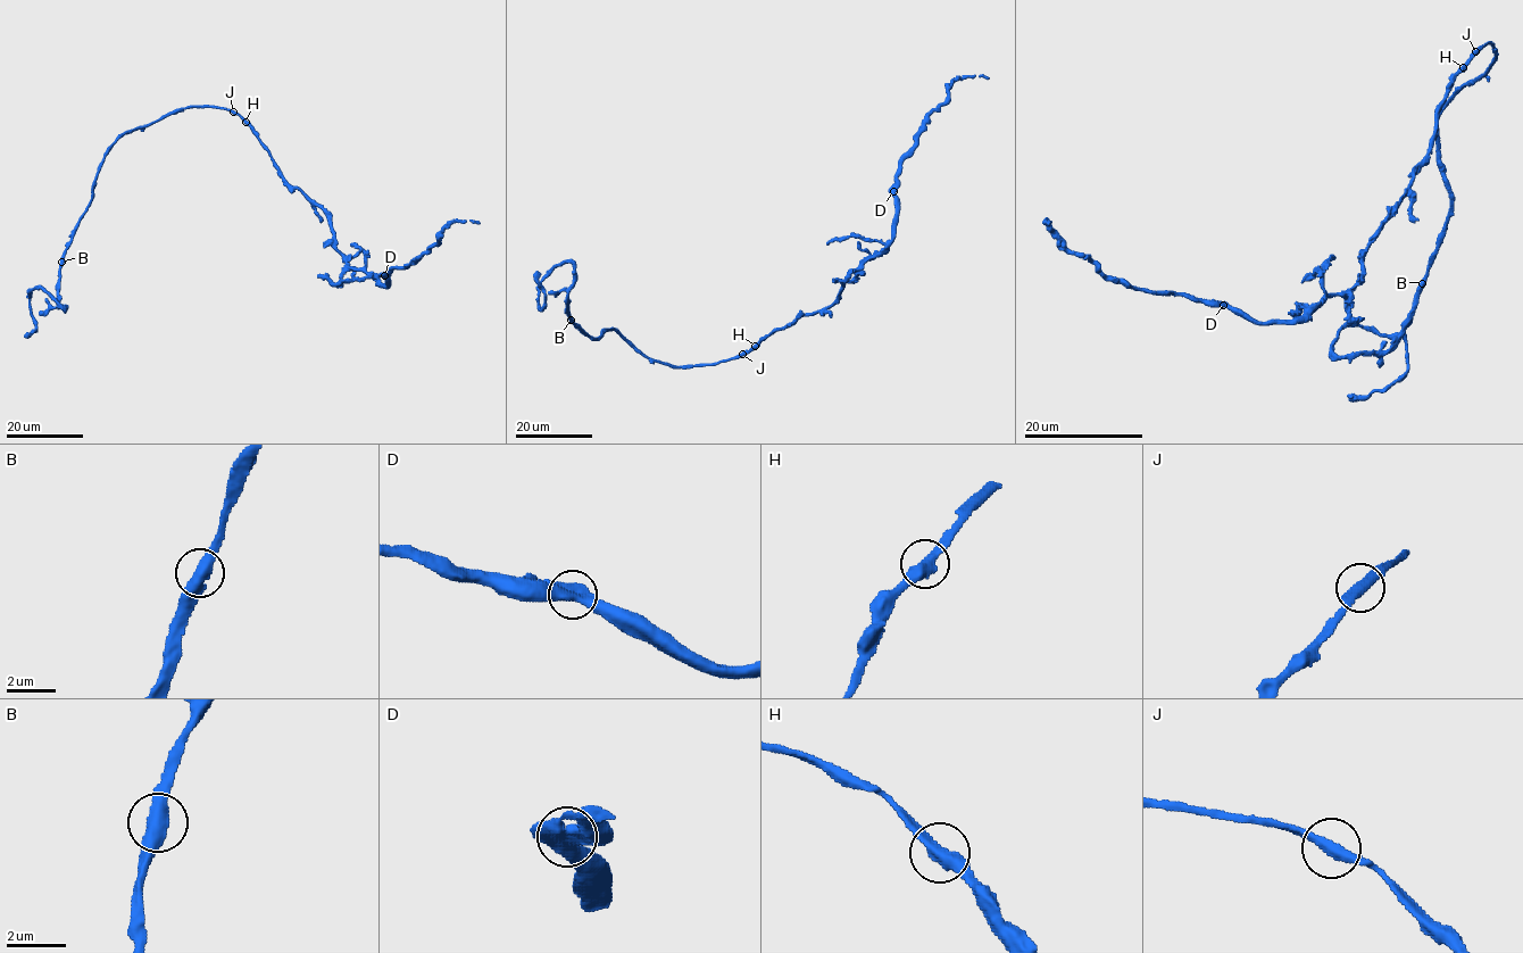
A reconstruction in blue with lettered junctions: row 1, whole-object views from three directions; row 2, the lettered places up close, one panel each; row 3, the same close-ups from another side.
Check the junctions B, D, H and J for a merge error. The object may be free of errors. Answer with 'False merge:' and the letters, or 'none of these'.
False merge: none of these

